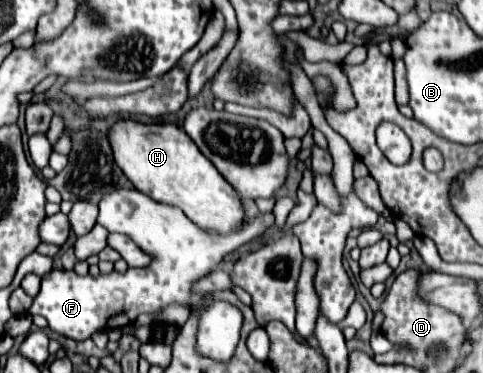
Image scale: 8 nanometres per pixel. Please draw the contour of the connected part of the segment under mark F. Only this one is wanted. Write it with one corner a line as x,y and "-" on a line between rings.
122,188
122,190
114,190
114,194
106,194
106,198
102,198
100,202
100,216
98,216
98,224
106,226
110,233
120,232
132,238
140,238
140,248
144,252
148,252
152,256
152,264
146,268
128,268
124,274
112,272
112,274
98,274
96,278
92,276
78,276
74,270
52,270
48,274
42,276
42,288
38,292
38,296
34,298
32,306
30,306
30,314
40,314
48,320
48,326
52,332
74,338
74,340
86,340
92,336
92,332
96,330
110,330
110,328
122,328
128,326
132,322
136,322
138,314
142,312
156,312
172,302
180,302
186,304
190,308
198,306
202,302
202,294
192,296
190,294
190,284
194,284
196,280
200,280
204,274
208,274
210,270
216,268
216,264
232,250
240,248
242,244
250,242
254,236
260,236
262,232
266,232
270,226
274,226
274,212
266,212
260,214
254,222
250,222
246,228
234,232
234,234
210,234
202,228
198,228
182,210
168,206
168,204
160,204
156,200
152,200
150,196
130,188

